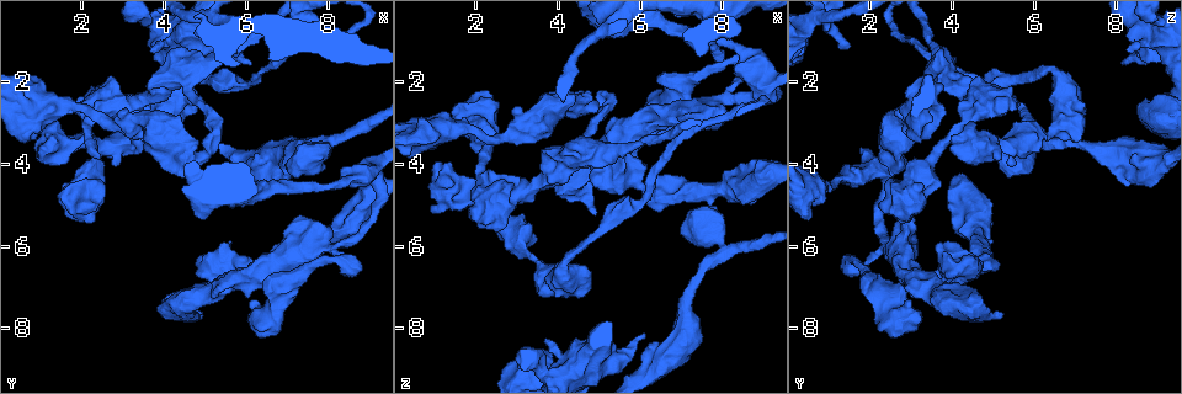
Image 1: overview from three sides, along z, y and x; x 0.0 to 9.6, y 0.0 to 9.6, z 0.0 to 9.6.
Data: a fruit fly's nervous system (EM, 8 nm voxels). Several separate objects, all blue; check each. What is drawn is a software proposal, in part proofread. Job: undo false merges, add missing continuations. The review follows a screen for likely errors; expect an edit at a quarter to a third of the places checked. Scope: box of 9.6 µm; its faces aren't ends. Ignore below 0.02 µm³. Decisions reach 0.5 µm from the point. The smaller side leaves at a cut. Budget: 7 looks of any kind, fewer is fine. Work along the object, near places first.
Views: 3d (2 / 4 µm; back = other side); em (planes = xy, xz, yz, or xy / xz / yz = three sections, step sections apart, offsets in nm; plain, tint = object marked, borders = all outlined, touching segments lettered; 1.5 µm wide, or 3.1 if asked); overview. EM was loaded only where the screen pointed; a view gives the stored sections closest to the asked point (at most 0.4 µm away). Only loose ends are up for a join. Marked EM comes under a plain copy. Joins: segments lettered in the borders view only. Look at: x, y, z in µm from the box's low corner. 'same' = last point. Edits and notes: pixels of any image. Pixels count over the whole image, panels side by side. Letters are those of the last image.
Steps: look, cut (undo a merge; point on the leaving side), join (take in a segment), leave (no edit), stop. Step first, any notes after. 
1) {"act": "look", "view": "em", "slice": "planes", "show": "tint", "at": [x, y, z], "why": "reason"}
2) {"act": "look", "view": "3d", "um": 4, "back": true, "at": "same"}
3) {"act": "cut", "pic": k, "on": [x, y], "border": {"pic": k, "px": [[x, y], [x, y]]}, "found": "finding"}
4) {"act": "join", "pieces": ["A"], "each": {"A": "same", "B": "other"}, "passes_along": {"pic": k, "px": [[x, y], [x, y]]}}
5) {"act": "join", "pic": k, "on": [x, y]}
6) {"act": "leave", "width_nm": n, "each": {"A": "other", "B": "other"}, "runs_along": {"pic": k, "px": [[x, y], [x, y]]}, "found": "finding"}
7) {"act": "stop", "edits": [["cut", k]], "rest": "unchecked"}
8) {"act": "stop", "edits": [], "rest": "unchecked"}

{"act": "look", "view": "em", "slice": "planes", "show": "tint", "at": [5.35, 3.30, 2.45], "why": "abrupt turn"}

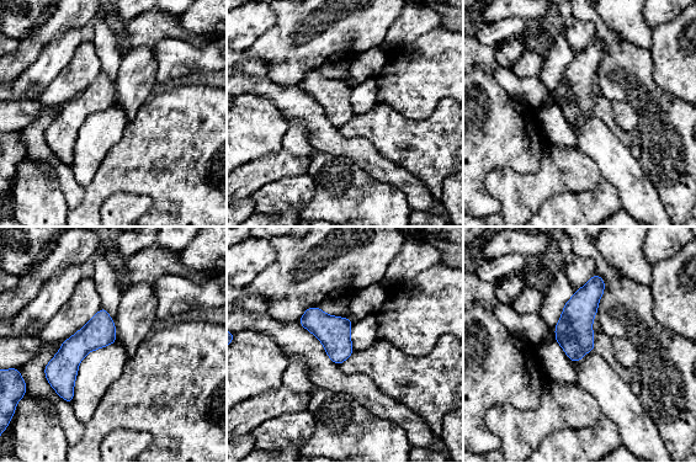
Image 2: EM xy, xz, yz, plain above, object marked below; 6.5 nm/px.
{"act": "look", "view": "em", "slice": "planes", "show": "borders", "at": "same"}

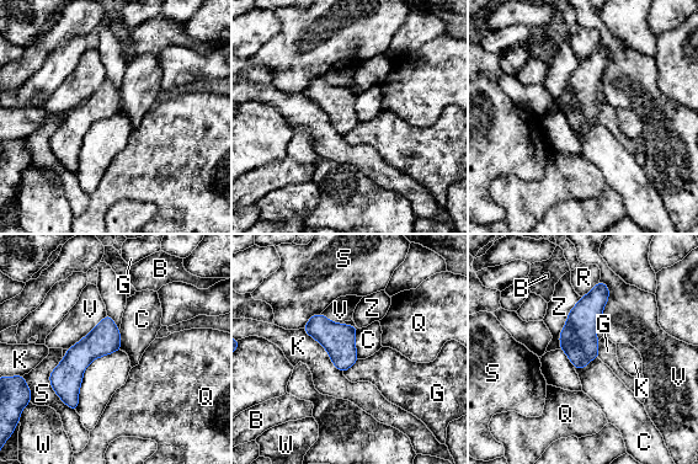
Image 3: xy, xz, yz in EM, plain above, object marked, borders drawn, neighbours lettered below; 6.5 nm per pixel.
{"act": "leave", "longest_contact_nm": ["K", 400], "each": {"B": "other", "C": "other", "G": "other", "K": "other", "Q": "other", "R": "other", "S": "other", "V": "other", "W": "other", "Z": "other"}, "border": {"pic": 3, "px": [[356, 329], [356, 355], [358, 358]]}, "found": "continuous, no second neuron"}

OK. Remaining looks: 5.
{"act": "look", "view": "em", "slice": "planes", "show": "borders", "at": [8.10, 6.05, 2.50], "why": "thin arm on a thick one"}

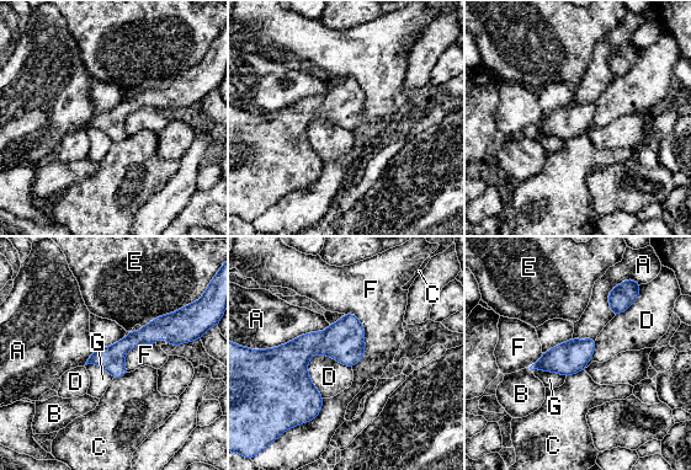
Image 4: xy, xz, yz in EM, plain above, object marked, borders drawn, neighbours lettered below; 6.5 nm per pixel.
{"act": "leave", "width_nm": 220, "each": {"A": "other", "B": "other", "C": "other", "D": "other", "E": "other", "F": "other", "G": "other"}, "runs_along": {"pic": 4, "px": [[176, 342], [150, 332], [91, 361]]}, "found": "continuous, no second neuron"}

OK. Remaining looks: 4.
{"act": "look", "view": "3d", "um": 4, "back": true, "at": [6.15, 1.60, 8.10], "why": "an open end"}

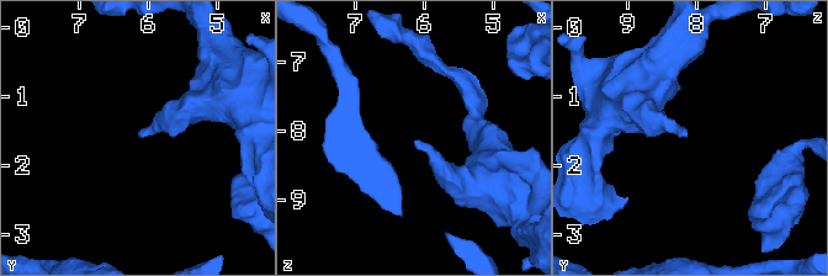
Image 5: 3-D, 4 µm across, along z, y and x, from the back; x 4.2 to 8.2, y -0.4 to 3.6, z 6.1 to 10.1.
{"act": "look", "view": "em", "slice": "planes", "show": "borders", "at": [6.15, 1.55, 8.15]}

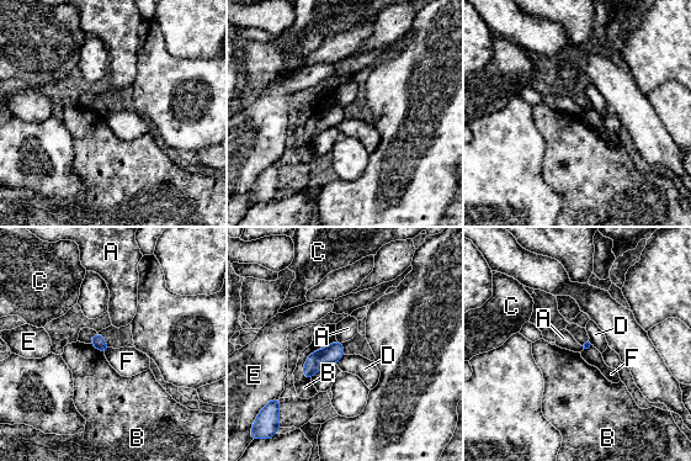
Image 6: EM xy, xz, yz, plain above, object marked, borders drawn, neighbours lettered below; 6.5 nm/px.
{"act": "leave", "each": {"A": "other", "B": "other", "C": "other", "D": "other", "E": "other", "F": "other"}, "found": "no lettered segment goes on from it"}

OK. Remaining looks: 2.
{"act": "stop", "edits": [], "rest": "unchecked"}

